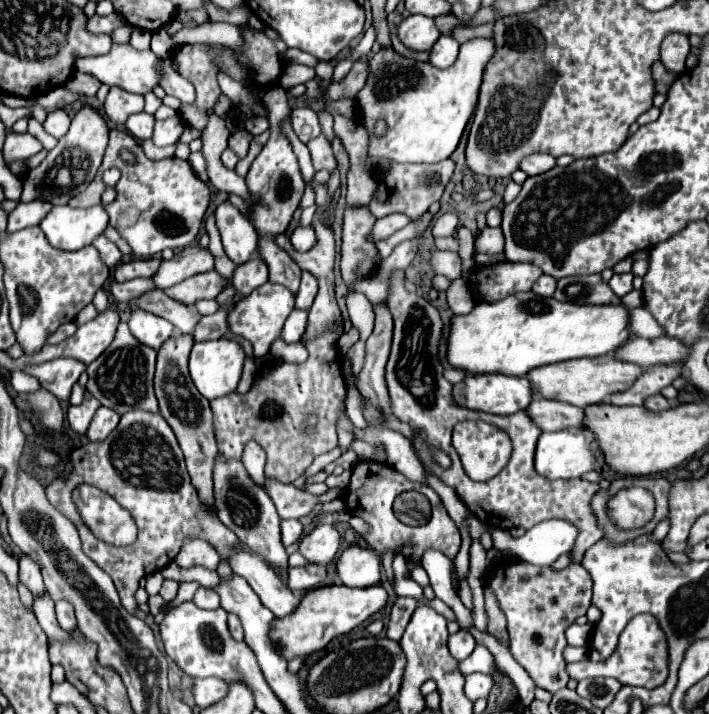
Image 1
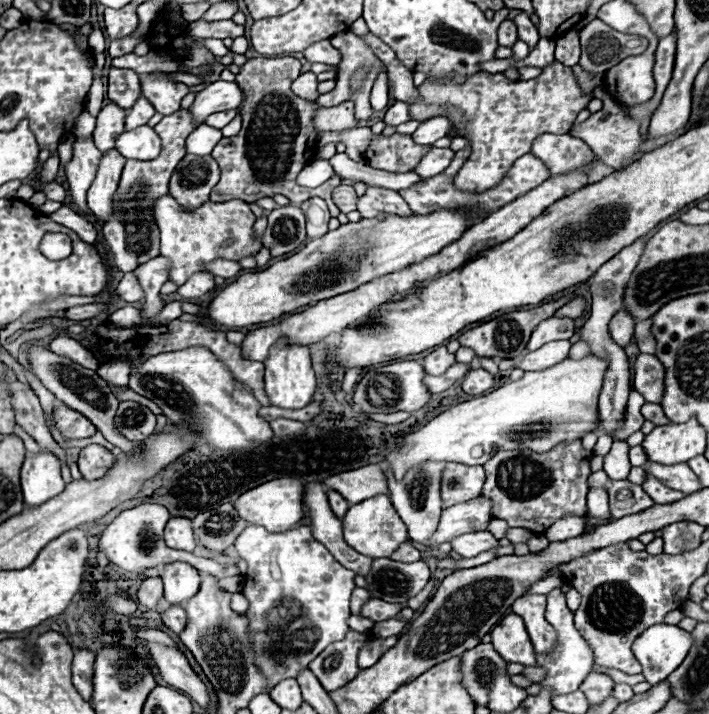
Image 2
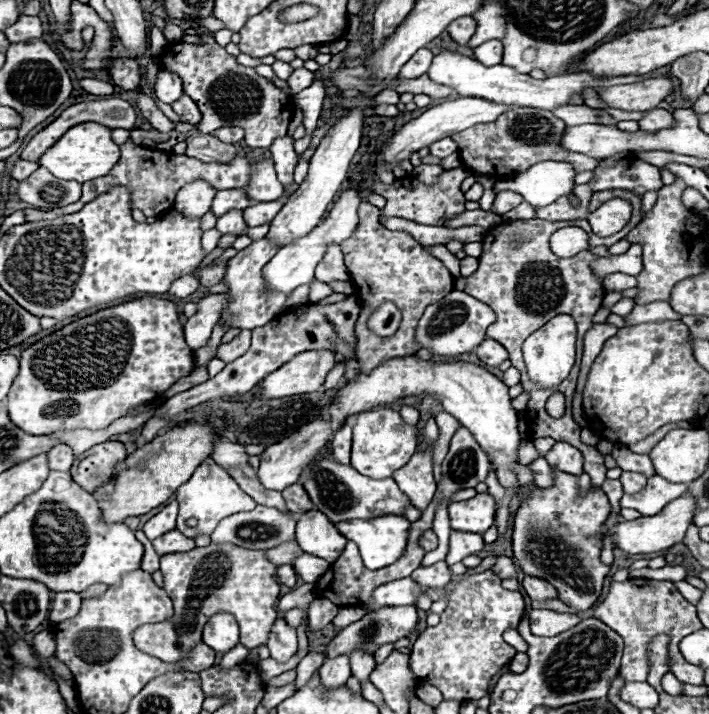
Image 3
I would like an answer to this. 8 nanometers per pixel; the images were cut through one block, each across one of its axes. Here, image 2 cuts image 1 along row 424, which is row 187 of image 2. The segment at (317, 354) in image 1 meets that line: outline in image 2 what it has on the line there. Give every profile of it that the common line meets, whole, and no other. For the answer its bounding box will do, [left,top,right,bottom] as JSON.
[210,56,340,218]

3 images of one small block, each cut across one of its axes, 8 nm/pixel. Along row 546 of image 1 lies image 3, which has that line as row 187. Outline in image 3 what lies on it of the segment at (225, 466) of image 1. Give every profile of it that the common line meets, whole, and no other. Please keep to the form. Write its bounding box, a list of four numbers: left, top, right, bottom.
[248,158,284,202]

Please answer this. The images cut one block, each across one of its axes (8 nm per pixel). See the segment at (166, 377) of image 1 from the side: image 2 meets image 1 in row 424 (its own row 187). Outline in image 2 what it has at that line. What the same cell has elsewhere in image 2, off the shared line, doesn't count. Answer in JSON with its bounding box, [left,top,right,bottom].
[170,154,220,210]

